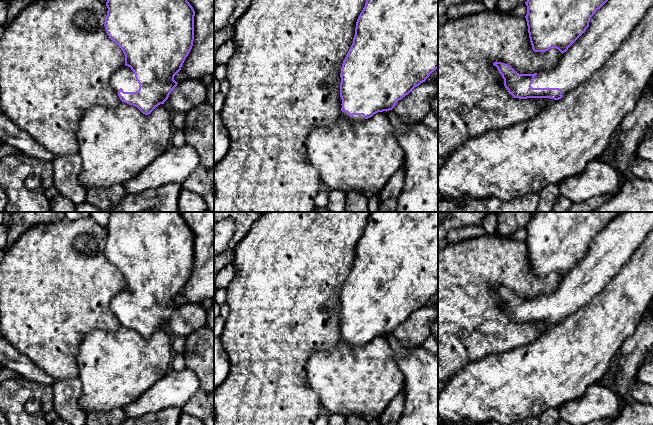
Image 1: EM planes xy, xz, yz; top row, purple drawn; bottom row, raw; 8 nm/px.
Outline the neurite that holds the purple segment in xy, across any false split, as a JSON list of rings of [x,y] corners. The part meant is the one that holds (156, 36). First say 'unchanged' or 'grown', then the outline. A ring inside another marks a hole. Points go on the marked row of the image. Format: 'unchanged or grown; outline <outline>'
grown; outline [[[107,0],[106,6],[106,33],[125,55],[125,64],[112,74],[110,85],[122,102],[149,115],[178,84],[174,76],[193,46],[195,11],[187,0]]]

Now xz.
grown; outline [[[366,0],[353,43],[341,67],[341,117],[361,123],[374,114],[392,110],[396,103],[438,68],[438,0]]]

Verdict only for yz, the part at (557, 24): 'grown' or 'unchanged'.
grown

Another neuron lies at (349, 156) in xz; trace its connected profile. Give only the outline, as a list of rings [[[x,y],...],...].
[[[386,111],[378,112],[361,123],[340,117],[330,127],[313,129],[308,136],[307,151],[322,185],[344,193],[360,192],[368,198],[381,192],[405,163],[405,152],[396,139]]]

